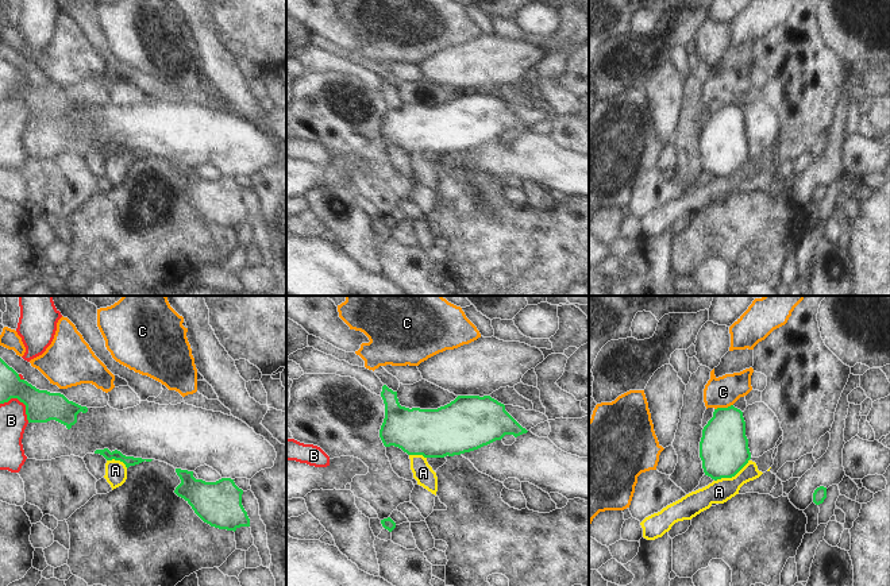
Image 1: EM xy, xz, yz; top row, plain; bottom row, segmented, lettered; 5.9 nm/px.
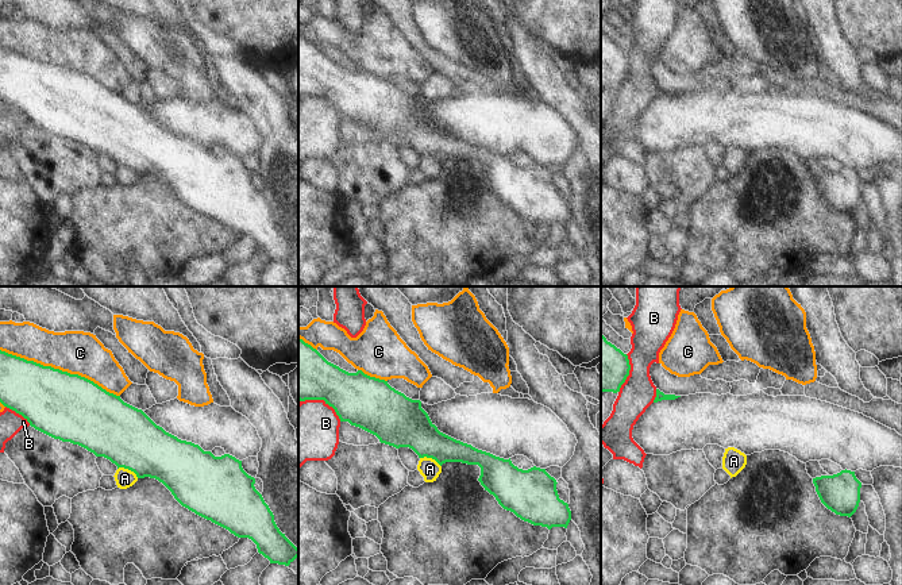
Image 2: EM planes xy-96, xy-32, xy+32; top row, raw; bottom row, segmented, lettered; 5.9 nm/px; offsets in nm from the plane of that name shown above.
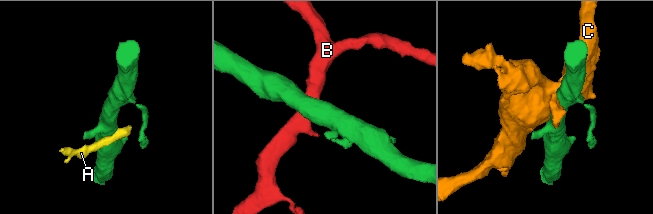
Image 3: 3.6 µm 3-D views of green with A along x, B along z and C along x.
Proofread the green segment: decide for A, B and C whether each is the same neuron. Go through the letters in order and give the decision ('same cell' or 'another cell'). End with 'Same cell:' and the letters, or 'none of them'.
A: another cell
B: another cell
C: another cell
Same cell: none of them

